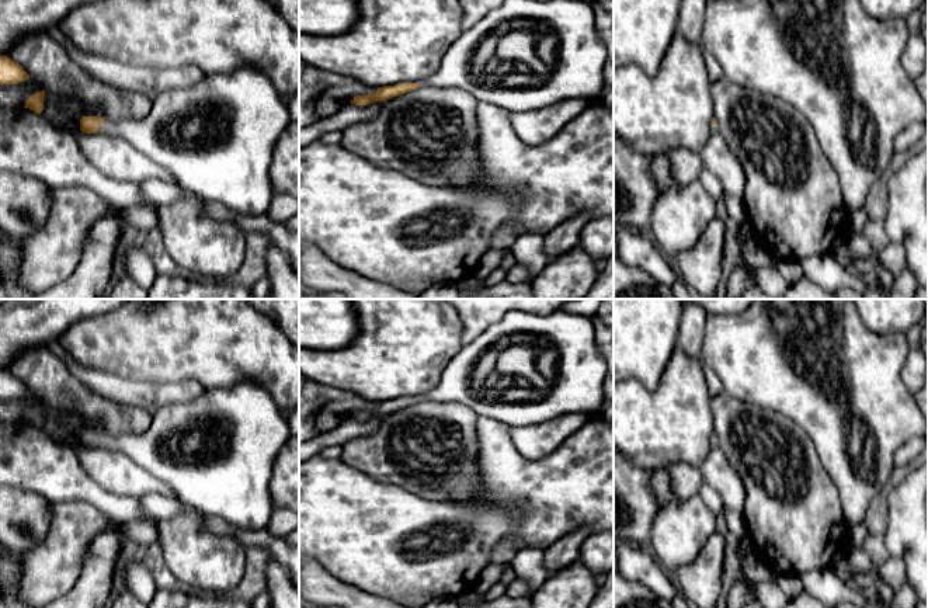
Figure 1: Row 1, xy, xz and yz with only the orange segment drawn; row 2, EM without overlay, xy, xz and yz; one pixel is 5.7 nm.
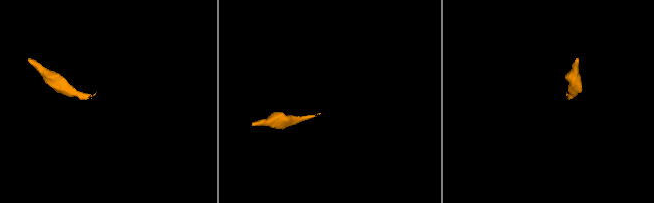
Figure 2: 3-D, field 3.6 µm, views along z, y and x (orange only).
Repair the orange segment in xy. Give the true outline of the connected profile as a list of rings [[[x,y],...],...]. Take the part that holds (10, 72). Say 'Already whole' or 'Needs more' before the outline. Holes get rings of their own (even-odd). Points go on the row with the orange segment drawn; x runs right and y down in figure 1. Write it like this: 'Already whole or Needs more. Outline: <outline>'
Already whole. Outline: [[[0,56],[0,84],[18,84],[31,76],[13,59]]]

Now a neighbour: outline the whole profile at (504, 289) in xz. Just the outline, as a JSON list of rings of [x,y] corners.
[[[503,281],[493,286],[463,291],[463,293],[469,293],[473,299],[533,299],[532,286],[528,282],[511,284]]]

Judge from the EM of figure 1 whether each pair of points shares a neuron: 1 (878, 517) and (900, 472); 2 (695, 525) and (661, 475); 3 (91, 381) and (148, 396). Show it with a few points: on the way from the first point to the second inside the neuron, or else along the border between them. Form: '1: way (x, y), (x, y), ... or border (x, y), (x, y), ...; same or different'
1: way (879, 506), (890, 483); same
2: way (683, 514), (664, 496), (661, 487); same
3: way (105, 384), (134, 393); same

